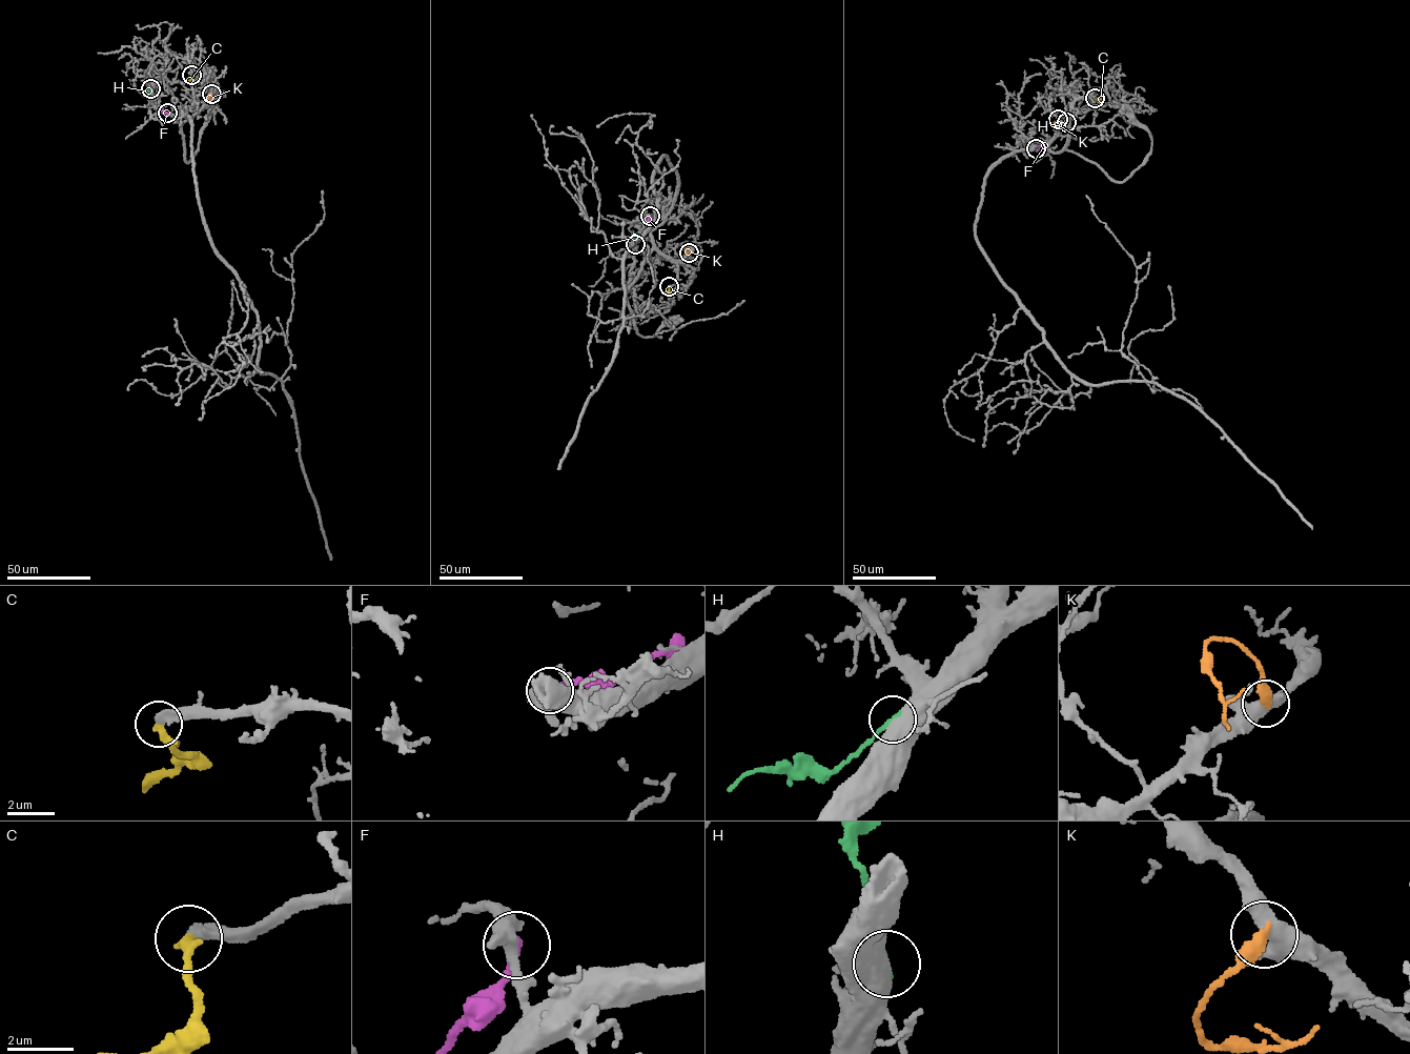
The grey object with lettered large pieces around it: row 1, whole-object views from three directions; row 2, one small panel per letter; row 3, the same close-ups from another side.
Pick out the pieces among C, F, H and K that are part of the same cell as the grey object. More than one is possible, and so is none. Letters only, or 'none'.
C

